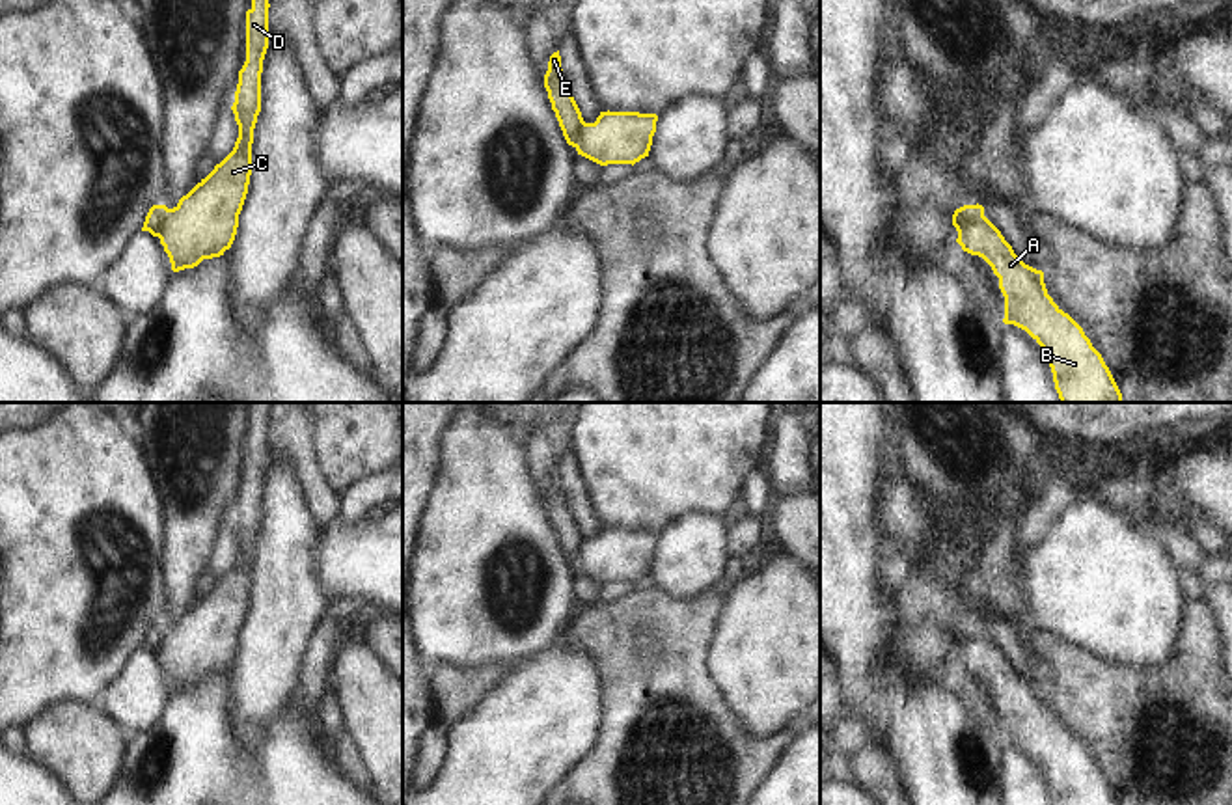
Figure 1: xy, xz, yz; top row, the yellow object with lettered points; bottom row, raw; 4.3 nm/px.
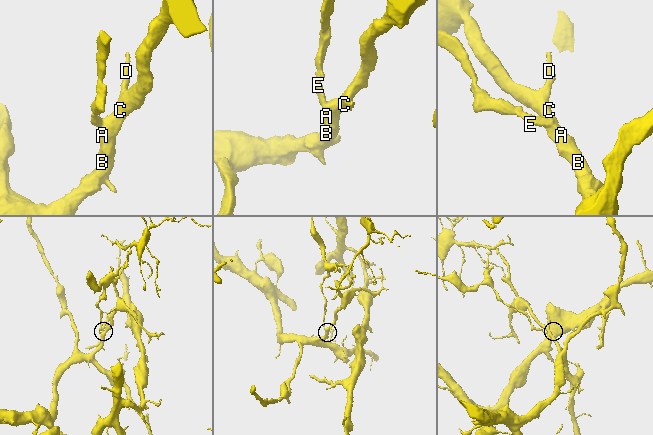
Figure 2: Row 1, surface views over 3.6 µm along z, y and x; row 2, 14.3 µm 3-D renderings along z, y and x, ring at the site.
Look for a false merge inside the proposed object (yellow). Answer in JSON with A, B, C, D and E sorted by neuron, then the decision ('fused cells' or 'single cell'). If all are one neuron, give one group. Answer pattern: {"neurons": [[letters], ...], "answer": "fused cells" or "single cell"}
{"neurons": [["A", "B", "C", "D"], ["E"]], "answer": "fused cells"}

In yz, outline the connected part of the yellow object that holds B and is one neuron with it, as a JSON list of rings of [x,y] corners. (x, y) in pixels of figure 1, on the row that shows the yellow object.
[[[986,216],[962,218],[956,242],[964,252],[982,257],[999,278],[1005,296],[1003,322],[1025,330],[1044,348],[1061,402],[1122,402],[1122,393],[1102,354],[1083,328],[1047,294],[1044,272],[1025,265]]]

